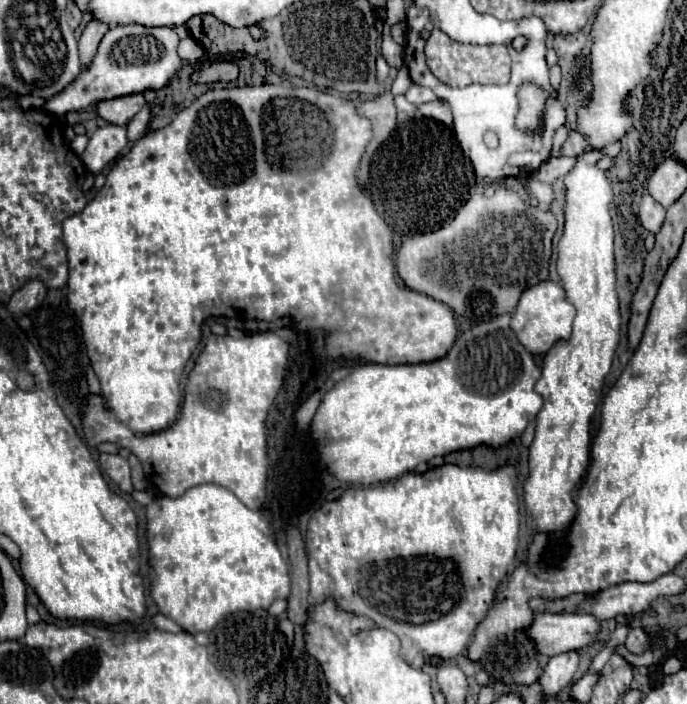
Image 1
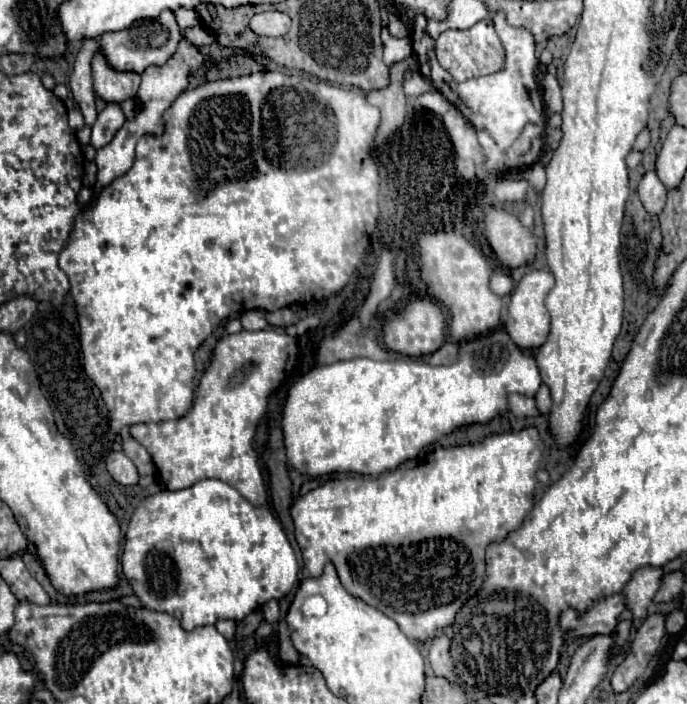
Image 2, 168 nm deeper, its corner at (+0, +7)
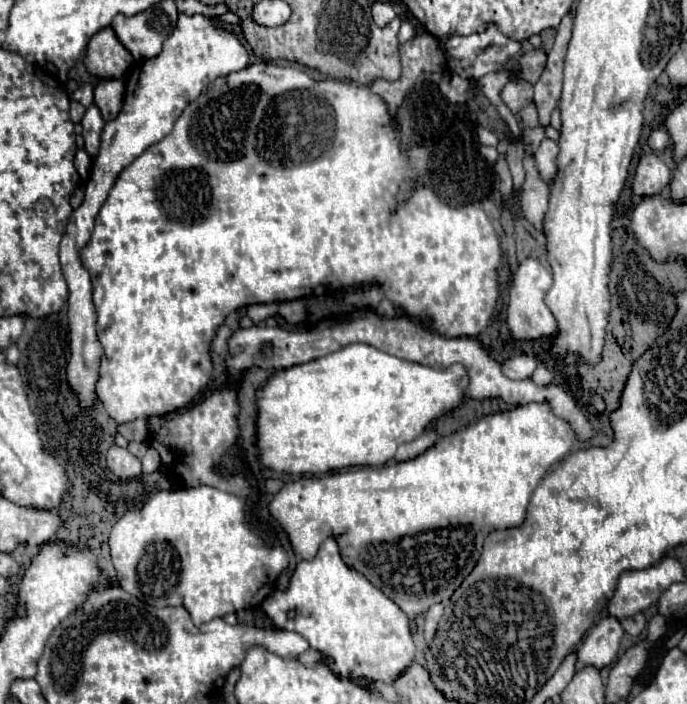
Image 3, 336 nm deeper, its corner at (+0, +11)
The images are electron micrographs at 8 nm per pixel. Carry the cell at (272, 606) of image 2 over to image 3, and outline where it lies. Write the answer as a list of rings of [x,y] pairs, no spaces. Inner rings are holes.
[[[328,538],[316,558],[312,562],[298,562],[296,570],[290,578],[290,586],[284,592],[274,592],[262,602],[264,612],[280,630],[292,630],[304,636],[316,652],[322,652],[322,662],[338,676],[338,678],[350,678],[350,676],[362,676],[362,680],[382,680],[386,684],[394,684],[410,664],[414,664],[416,658],[416,646],[412,642],[410,634],[410,620],[406,614],[390,600],[386,598],[378,588],[374,588],[360,572],[348,568],[342,558],[340,550],[334,538]]]

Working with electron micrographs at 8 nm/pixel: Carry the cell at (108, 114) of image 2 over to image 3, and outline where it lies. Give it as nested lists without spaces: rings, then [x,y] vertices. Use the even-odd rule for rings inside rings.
[[[100,80],[94,90],[94,104],[100,108],[104,122],[114,120],[124,104],[124,82],[122,80]]]

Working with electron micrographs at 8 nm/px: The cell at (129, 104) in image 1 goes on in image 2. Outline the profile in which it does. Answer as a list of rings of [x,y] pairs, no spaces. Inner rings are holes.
[[[98,50],[92,58],[92,78],[96,94],[106,102],[124,102],[136,96],[140,86],[140,74],[122,72],[108,64],[102,50]]]

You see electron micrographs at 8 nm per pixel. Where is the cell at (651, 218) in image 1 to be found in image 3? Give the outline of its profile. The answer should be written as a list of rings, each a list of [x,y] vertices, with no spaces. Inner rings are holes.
[[[646,154],[640,158],[634,174],[634,194],[644,198],[644,196],[656,196],[660,194],[668,182],[670,182],[670,168],[656,156],[656,154]]]

